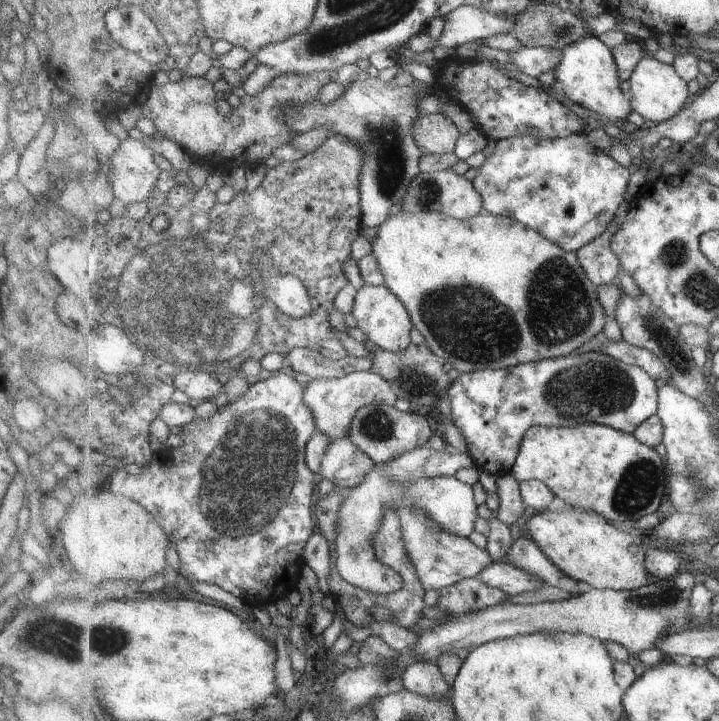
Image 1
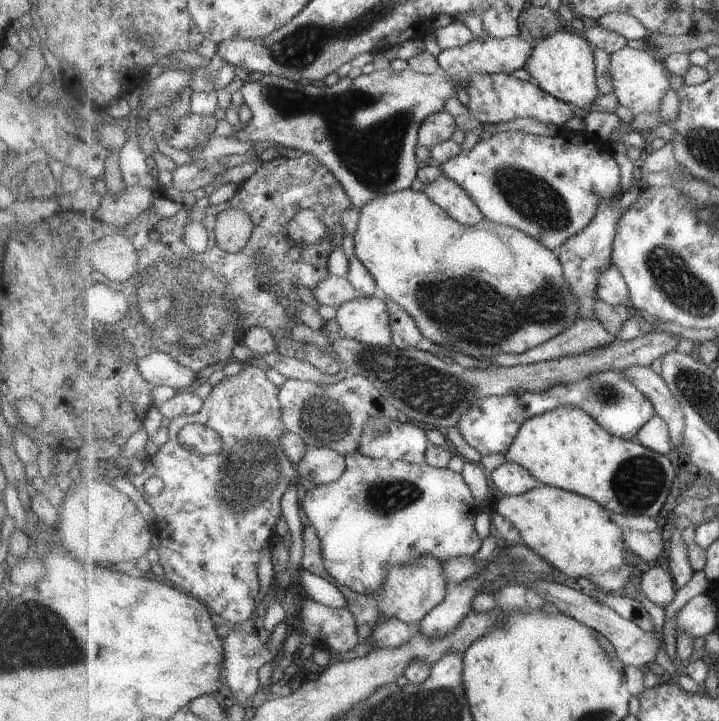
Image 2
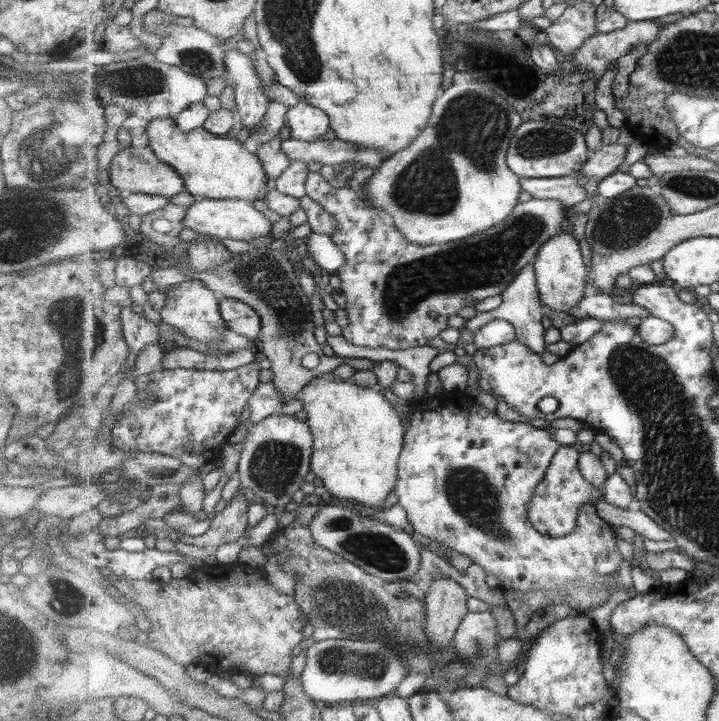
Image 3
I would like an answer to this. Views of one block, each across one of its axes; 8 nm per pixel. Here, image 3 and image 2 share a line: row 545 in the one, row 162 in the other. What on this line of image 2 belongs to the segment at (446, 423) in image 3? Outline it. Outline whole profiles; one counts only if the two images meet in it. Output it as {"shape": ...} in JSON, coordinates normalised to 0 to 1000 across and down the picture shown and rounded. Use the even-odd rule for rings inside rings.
{"shape":[[[700,182],[680,193],[668,193],[651,211],[612,227],[612,233],[616,244],[633,250],[656,270],[677,304],[719,315],[773,350],[825,308],[839,275],[861,277],[866,270],[864,233],[853,219],[850,200],[812,182],[779,182],[769,189]]]}

